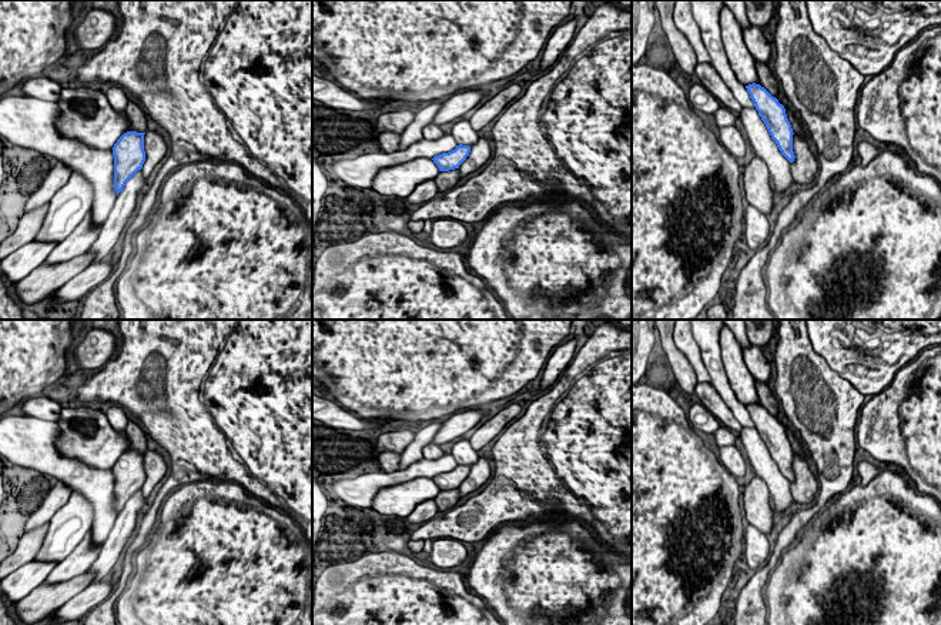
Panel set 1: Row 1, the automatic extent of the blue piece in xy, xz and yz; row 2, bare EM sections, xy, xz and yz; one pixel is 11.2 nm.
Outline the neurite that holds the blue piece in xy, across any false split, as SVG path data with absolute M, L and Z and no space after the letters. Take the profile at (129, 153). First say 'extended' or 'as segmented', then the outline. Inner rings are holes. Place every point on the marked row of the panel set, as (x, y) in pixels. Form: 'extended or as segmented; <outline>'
as segmented; M137 131L124 133L113 147L114 156L114 190L117 195L125 183L143 168L145 161L144 134Z

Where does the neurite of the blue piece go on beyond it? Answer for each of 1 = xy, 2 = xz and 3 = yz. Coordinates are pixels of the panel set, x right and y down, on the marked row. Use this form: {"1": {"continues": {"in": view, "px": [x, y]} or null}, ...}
{"1": {"continues": null}, "2": {"continues": null}, "3": {"continues": null}}

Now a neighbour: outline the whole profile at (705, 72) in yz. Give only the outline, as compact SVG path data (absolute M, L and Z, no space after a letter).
M697 63L696 77L717 100L726 106L726 108L740 113L741 104L734 98L730 88L719 77L717 71L710 63Z

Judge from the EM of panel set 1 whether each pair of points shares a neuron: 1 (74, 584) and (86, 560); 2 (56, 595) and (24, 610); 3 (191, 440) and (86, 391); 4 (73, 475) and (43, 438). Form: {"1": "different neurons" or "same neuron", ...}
{"1": "different neurons", "2": "same neuron", "3": "same neuron", "4": "same neuron"}

